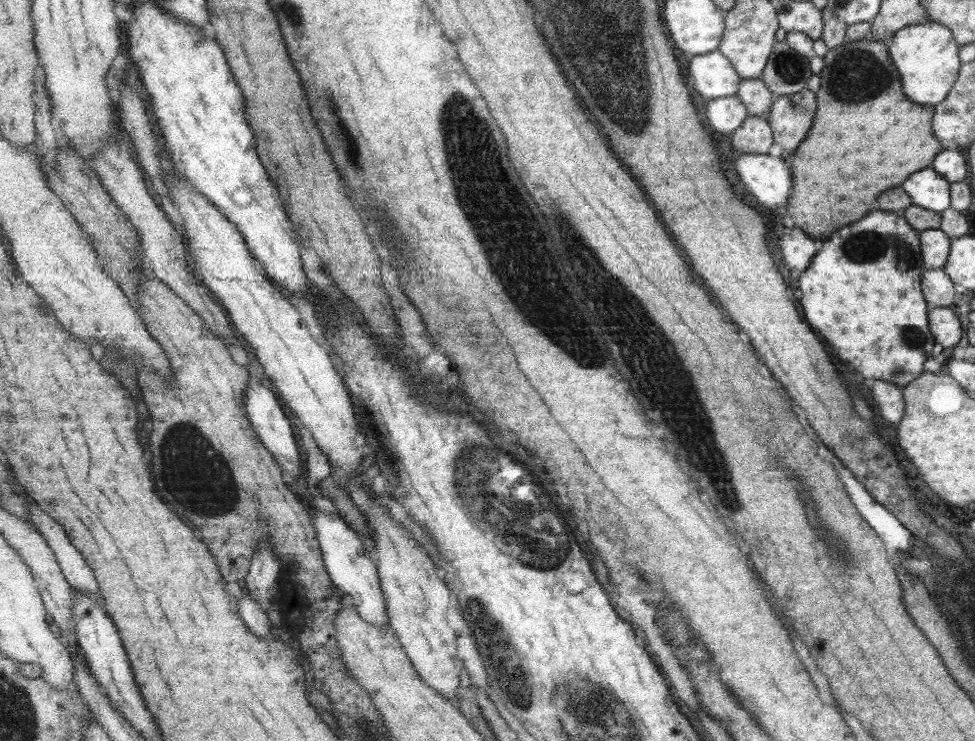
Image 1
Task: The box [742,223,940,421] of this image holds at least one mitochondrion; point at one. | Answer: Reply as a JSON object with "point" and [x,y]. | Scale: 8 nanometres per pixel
{"point":[863,246]}

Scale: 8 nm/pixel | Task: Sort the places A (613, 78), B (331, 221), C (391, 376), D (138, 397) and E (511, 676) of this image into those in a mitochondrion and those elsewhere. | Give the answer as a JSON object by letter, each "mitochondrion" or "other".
{"A":"mitochondrion","B":"other","C":"other","D":"other","E":"mitochondrion"}

